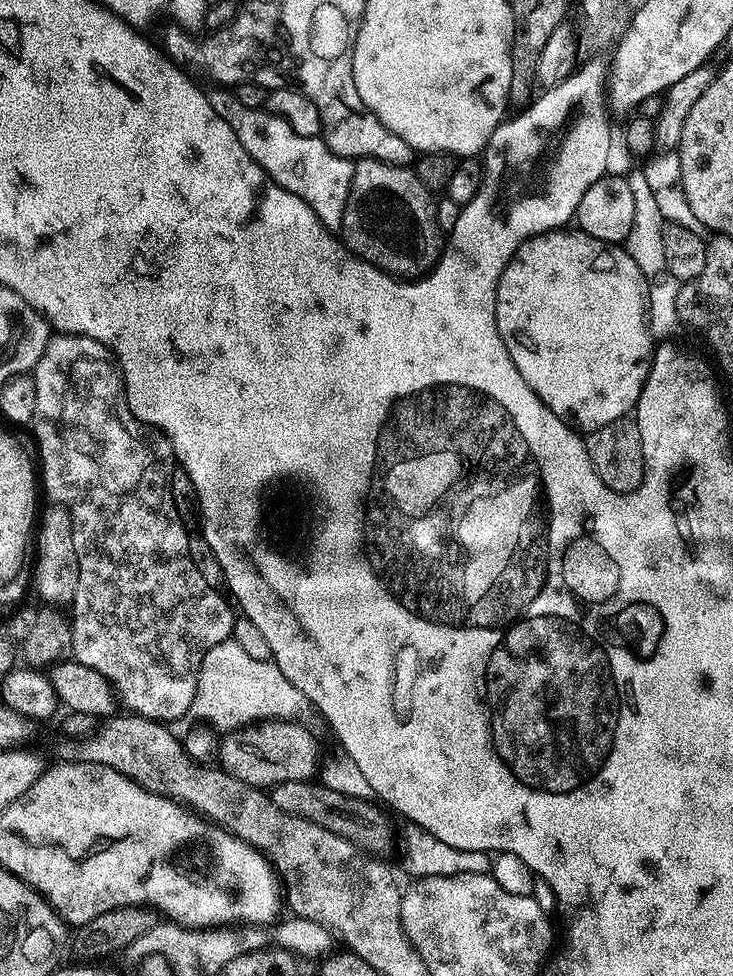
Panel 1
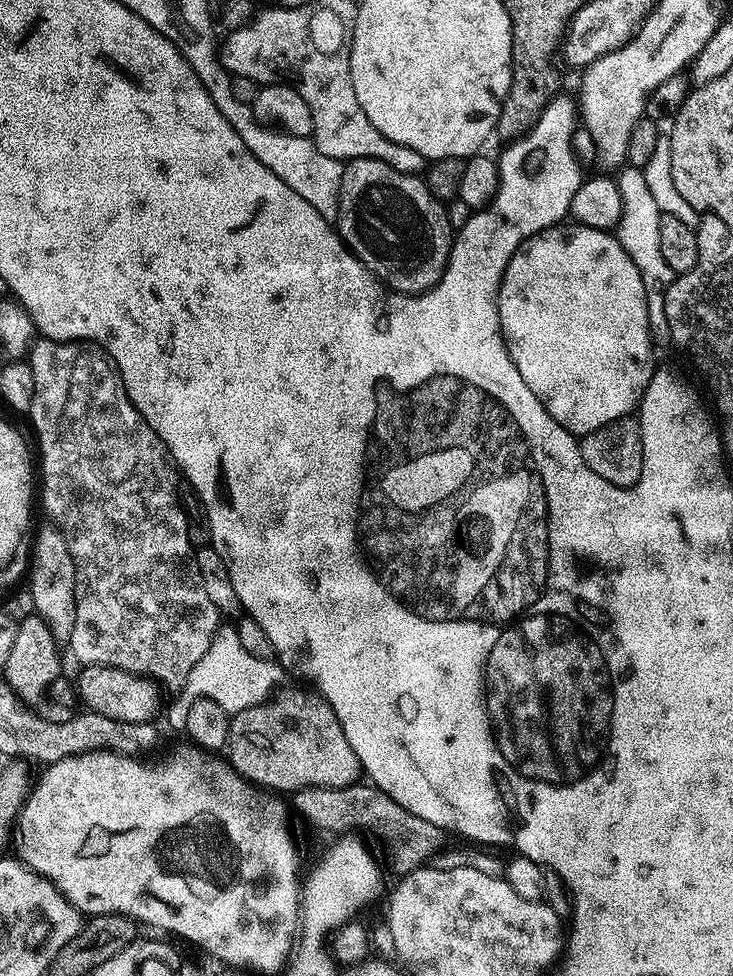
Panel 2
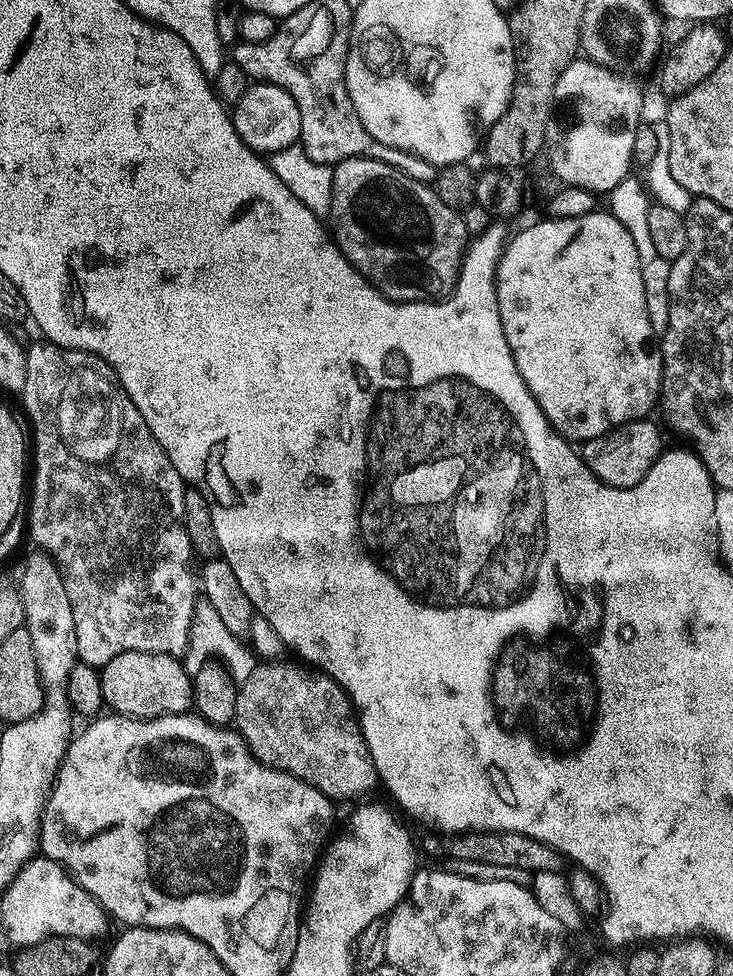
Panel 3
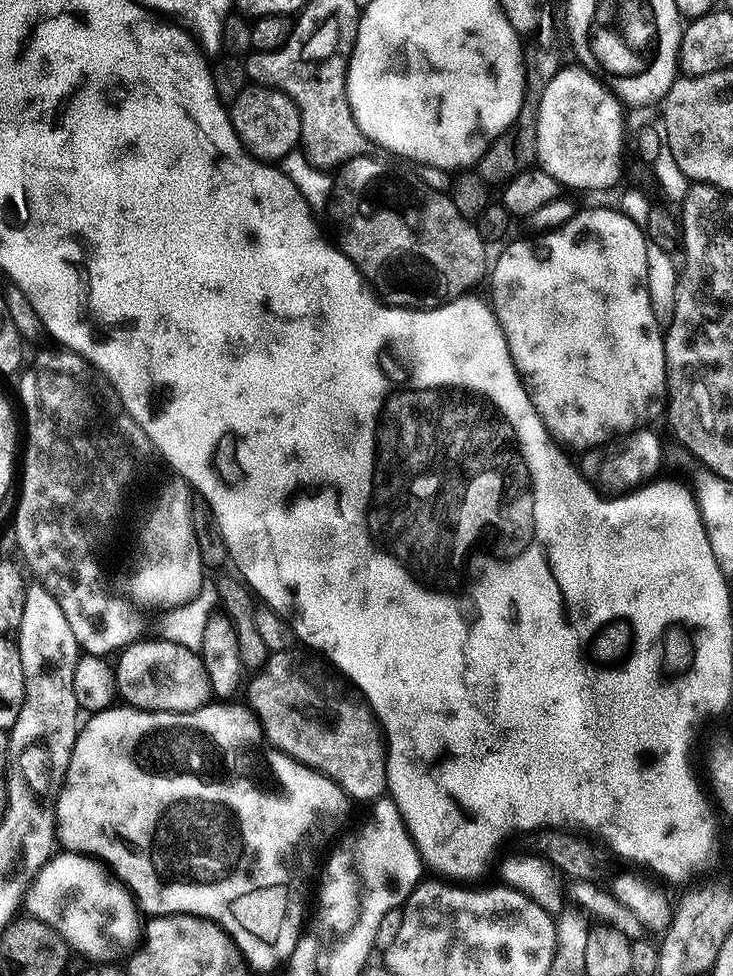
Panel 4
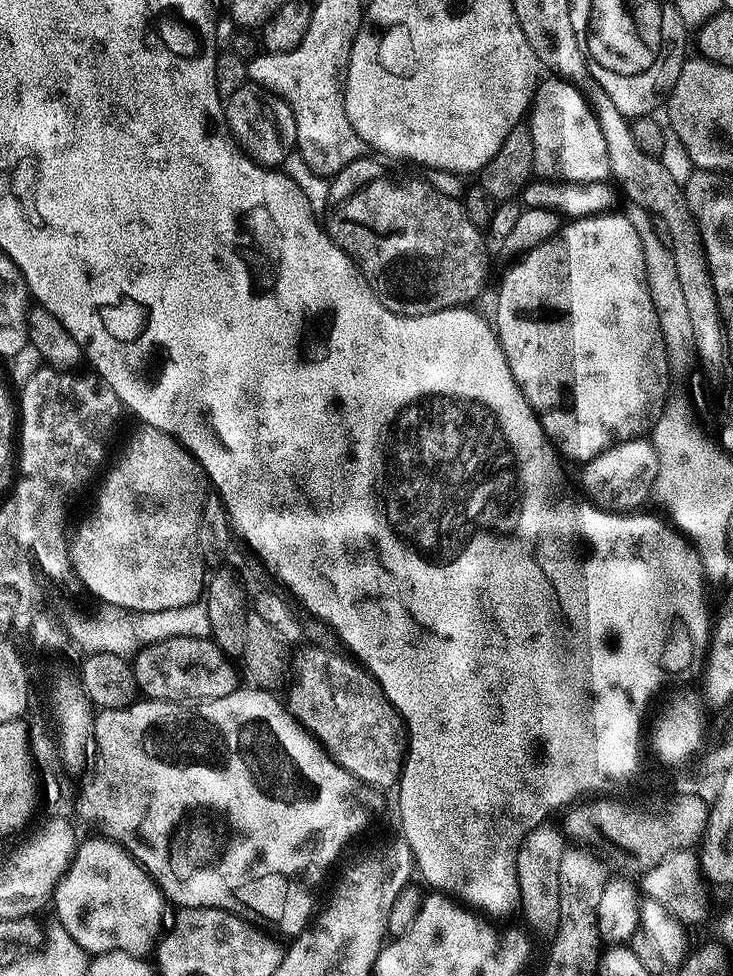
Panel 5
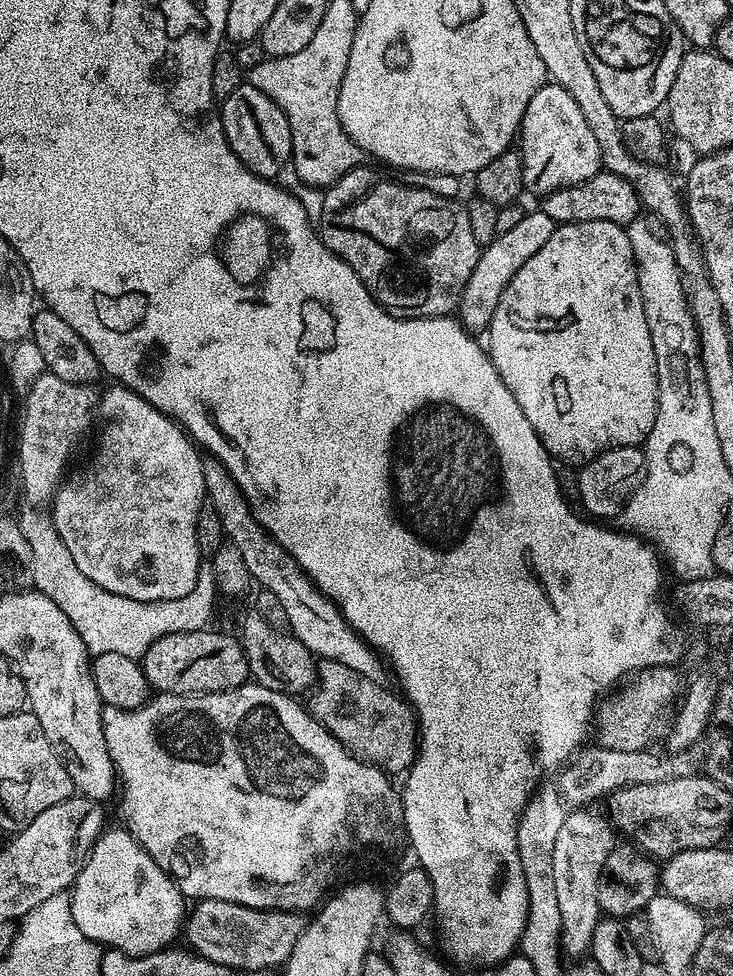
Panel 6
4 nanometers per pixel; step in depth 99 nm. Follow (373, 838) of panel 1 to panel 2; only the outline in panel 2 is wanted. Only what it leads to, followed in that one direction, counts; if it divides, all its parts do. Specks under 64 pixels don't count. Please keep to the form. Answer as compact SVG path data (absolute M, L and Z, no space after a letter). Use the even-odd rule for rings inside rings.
M357 782L345 788L301 788L290 802L314 827L324 832L350 834L360 830L356 828L374 832L388 847L388 860L397 877L423 868L441 855L440 839L445 839L444 829L434 826L434 822L426 822L426 818L418 818L418 814L410 814L410 810L398 806L390 794L371 782Z

